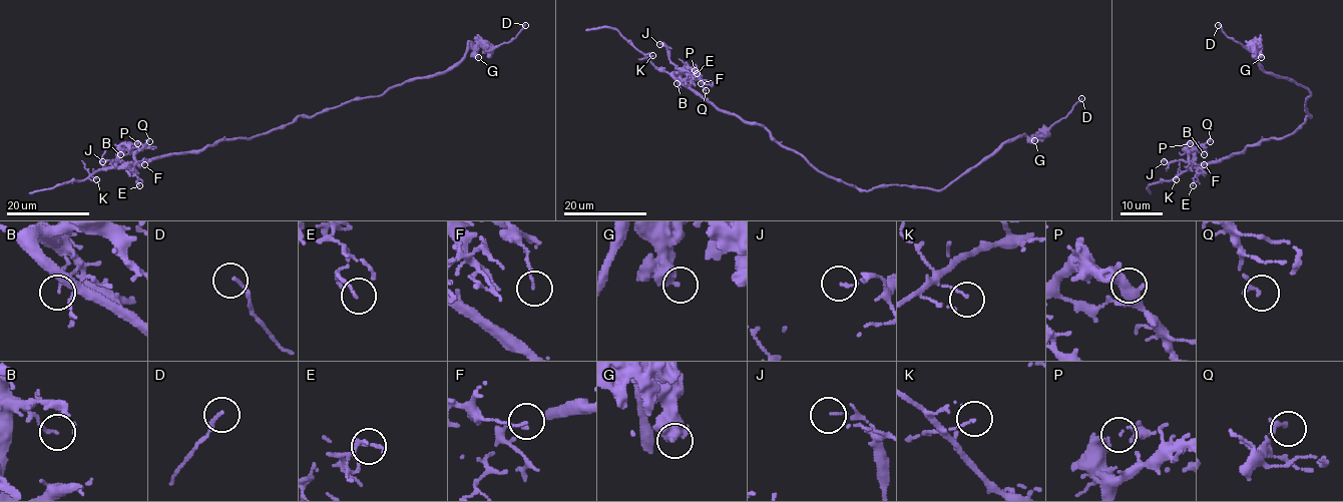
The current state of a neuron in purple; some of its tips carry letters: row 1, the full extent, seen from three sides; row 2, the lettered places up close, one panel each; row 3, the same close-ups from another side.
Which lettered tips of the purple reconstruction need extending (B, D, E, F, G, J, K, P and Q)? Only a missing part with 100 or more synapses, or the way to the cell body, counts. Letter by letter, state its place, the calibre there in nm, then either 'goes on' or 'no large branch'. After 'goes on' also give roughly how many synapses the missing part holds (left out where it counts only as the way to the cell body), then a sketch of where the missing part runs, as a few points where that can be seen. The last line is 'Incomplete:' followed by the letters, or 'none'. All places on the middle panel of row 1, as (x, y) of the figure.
B: (677, 83) | 130 nm | no large branch
D: (1081, 98) | 130 nm | no large branch
E: (697, 73) | 100 nm | no large branch
F: (701, 83) | 90 nm | no large branch
G: (1034, 140) | 500 nm | no large branch
J: (659, 44) | 90 nm | no large branch
K: (652, 55) | 80 nm | no large branch
P: (695, 70) | 160 nm | no large branch
Q: (706, 90) | 180 nm | no large branch
Incomplete: none

